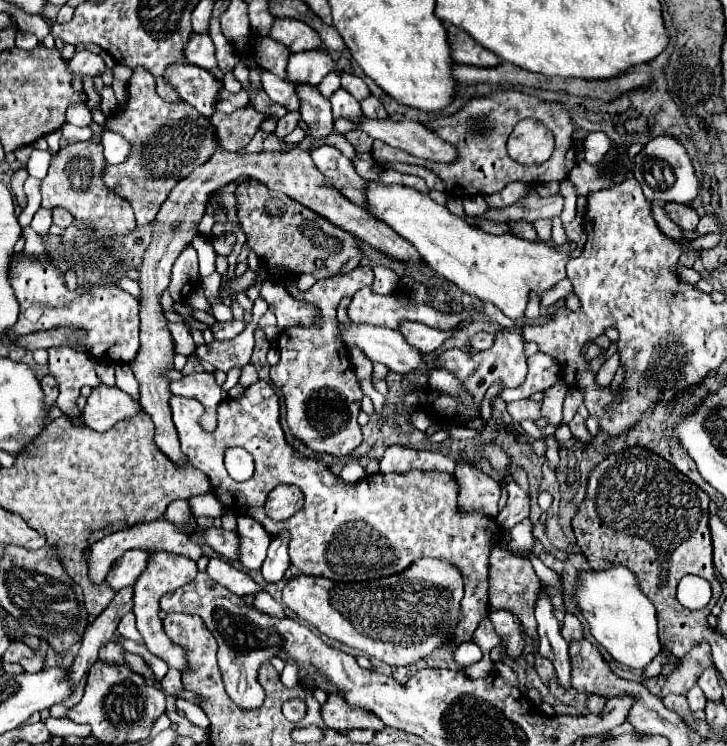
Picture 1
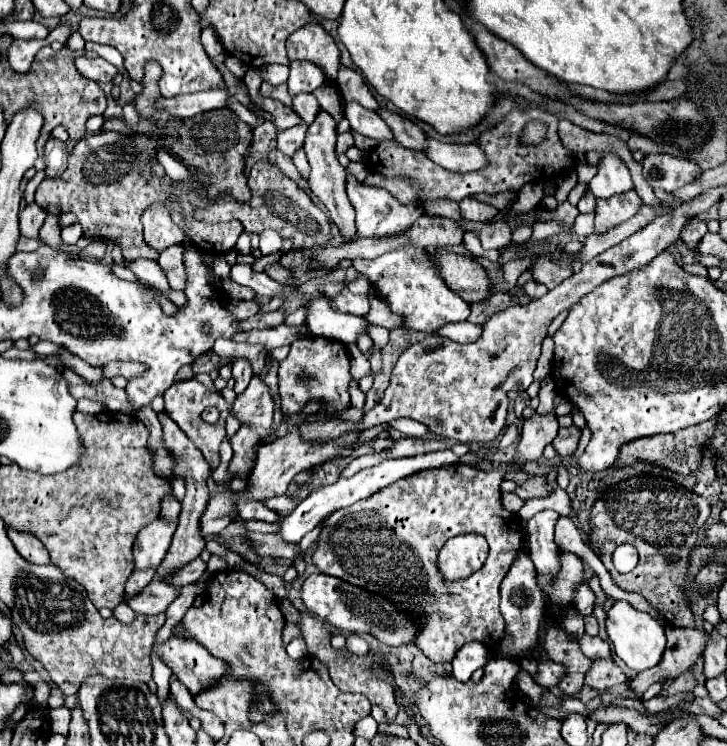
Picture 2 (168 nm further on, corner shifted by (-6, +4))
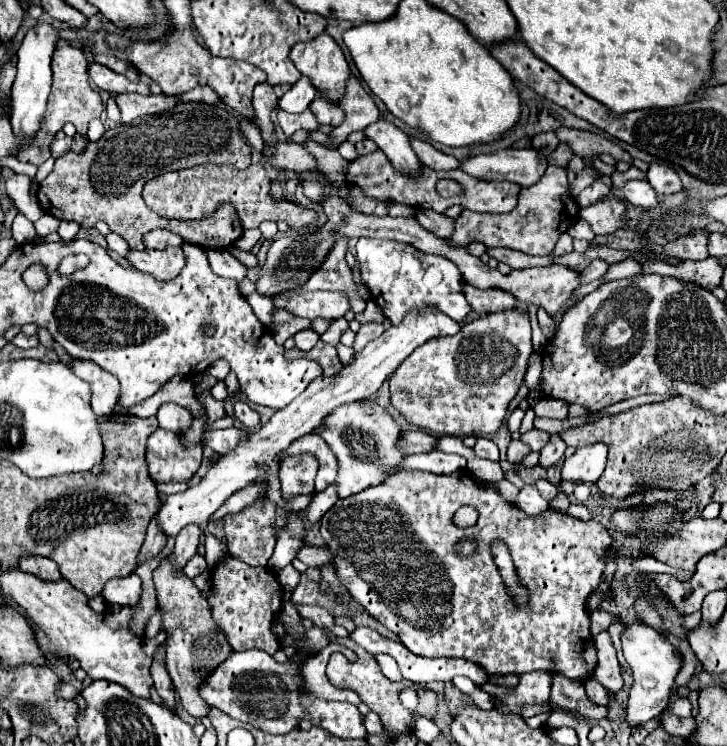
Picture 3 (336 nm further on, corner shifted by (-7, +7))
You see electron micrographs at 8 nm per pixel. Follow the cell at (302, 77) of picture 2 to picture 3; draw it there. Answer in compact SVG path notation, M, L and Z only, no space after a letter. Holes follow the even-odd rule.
M301 76L281 98L279 98L279 106L285 110L285 112L293 112L293 114L299 114L303 110L309 108L309 104L313 102L317 90L315 86L311 84L311 80L307 76Z

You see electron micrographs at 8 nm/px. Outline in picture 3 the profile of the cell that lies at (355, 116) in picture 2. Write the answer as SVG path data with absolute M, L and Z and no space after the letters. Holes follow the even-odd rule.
M377 120L373 124L369 124L365 130L365 136L371 138L383 152L385 156L393 162L393 166L405 174L419 174L421 170L421 162L415 156L413 148L409 146L409 136L399 130L393 122L387 120Z

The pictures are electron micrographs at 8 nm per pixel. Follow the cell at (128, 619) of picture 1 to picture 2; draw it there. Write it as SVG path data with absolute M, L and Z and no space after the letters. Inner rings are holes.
M120 603L120 605L112 611L112 615L114 615L120 623L130 623L130 621L136 617L136 613L134 613L130 607L126 607L124 603Z

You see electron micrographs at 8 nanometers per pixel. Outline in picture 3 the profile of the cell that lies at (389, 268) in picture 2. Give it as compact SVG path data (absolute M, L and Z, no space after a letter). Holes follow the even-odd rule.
M361 238L357 242L357 260L361 268L361 282L369 288L371 298L391 320L393 326L401 324L411 310L441 310L457 322L469 314L471 306L461 292L461 272L445 256L427 254L411 244L397 240L373 240Z

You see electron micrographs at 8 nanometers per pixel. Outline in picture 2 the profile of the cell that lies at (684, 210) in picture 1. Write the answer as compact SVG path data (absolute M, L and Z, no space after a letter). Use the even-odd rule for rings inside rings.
M690 219L686 223L686 227L680 233L680 239L686 243L688 249L696 249L696 245L700 243L700 239L706 235L706 223L700 219Z

